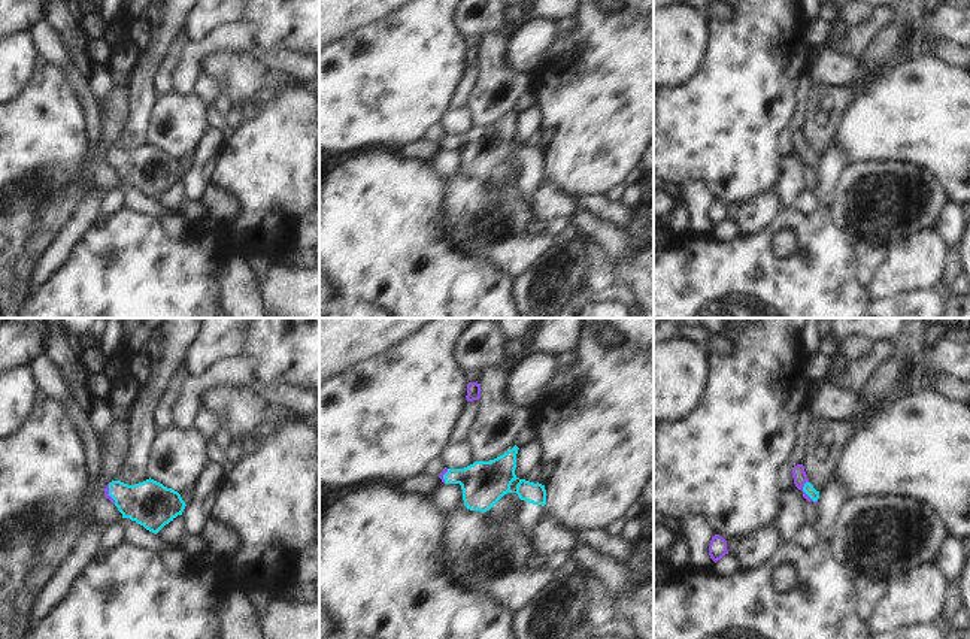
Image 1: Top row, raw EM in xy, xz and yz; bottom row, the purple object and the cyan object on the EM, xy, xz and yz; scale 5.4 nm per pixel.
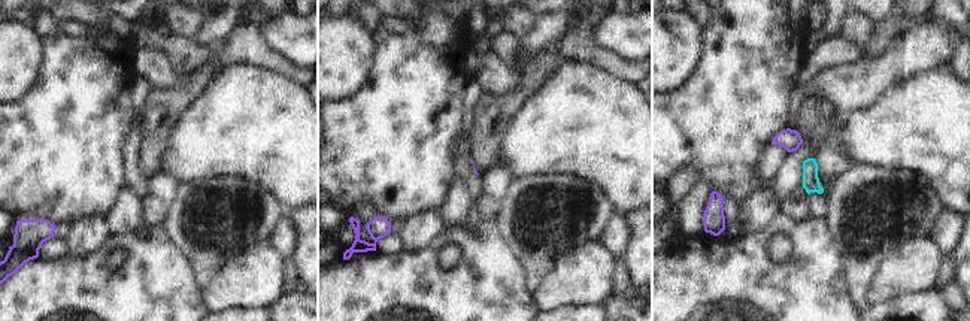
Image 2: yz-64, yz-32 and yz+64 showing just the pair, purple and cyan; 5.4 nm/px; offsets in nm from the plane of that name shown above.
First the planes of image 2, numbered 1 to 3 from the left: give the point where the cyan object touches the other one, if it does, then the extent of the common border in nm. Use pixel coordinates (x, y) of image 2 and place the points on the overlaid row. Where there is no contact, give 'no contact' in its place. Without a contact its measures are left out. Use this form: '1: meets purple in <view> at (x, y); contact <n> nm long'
1: no contact
2: no contact
3: no contact

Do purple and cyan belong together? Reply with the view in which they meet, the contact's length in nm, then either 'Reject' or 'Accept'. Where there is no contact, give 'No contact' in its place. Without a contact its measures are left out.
Touches purple in yz. Shared border 130 nm. Accept

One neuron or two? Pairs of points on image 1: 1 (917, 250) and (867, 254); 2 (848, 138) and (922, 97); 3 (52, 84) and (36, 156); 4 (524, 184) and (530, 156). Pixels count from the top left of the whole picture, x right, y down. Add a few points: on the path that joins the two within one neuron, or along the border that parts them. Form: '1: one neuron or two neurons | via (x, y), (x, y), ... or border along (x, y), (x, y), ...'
1: two neurons | border along (903, 241), (891, 248), (869, 282)
2: one neuron | via (866, 135), (890, 120), (905, 115)
3: one neuron | via (49, 102), (48, 121), (41, 138)
4: one neuron | via (530, 176), (530, 163)

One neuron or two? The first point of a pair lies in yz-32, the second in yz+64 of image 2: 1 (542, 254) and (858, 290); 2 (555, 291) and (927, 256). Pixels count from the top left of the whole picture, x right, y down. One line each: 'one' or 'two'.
1: one
2: one

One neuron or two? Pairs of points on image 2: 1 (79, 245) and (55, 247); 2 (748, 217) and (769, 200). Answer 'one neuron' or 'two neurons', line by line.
1: two neurons
2: one neuron

